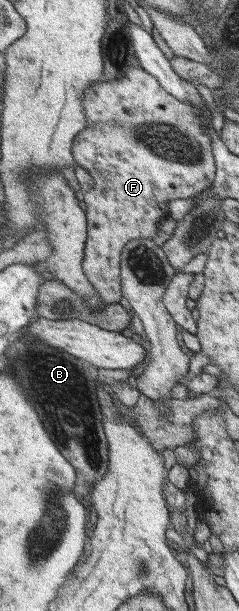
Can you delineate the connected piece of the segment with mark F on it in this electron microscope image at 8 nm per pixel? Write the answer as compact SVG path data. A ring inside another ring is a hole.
M140 67L130 68L128 74L120 76L119 79L114 79L113 81L104 81L104 79L102 79L100 83L91 85L89 89L84 91L84 107L86 107L90 124L88 124L86 130L82 130L82 133L78 135L76 147L72 149L72 153L74 153L76 161L78 161L78 165L82 165L84 169L88 169L88 171L94 175L96 185L94 185L92 191L80 193L80 195L84 195L84 199L86 199L86 201L83 202L88 205L88 241L86 242L83 267L90 281L94 284L100 296L103 297L103 303L105 305L115 304L120 301L121 297L124 297L122 284L122 265L124 265L122 262L122 250L124 250L124 246L133 239L154 237L154 233L156 233L156 223L166 215L166 203L168 203L170 199L186 199L190 196L197 195L209 187L211 181L214 179L215 162L212 155L210 155L211 137L208 137L208 135L204 133L204 125L206 125L206 117L209 117L209 112L204 112L204 118L202 118L202 112L200 112L196 106L192 106L190 102L182 102L182 100L168 93L166 89L158 83L155 76L150 75ZM202 149L208 149L208 155L204 155Z

